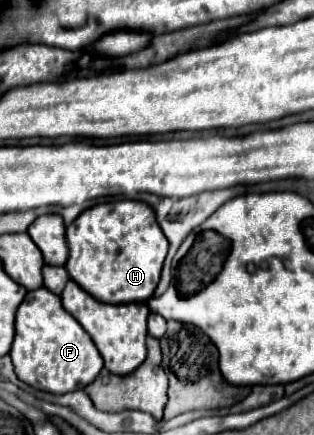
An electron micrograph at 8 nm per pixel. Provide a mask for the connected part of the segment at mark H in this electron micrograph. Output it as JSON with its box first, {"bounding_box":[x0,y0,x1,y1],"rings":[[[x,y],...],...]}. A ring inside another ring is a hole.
{"bounding_box":[67,201,167,303],"rings":[[[113,201],[101,203],[87,211],[83,211],[69,227],[67,227],[67,245],[69,245],[69,261],[67,273],[69,277],[79,283],[89,295],[103,303],[133,303],[133,301],[147,301],[161,277],[161,267],[167,257],[167,239],[155,219],[155,211],[141,201]]]}

